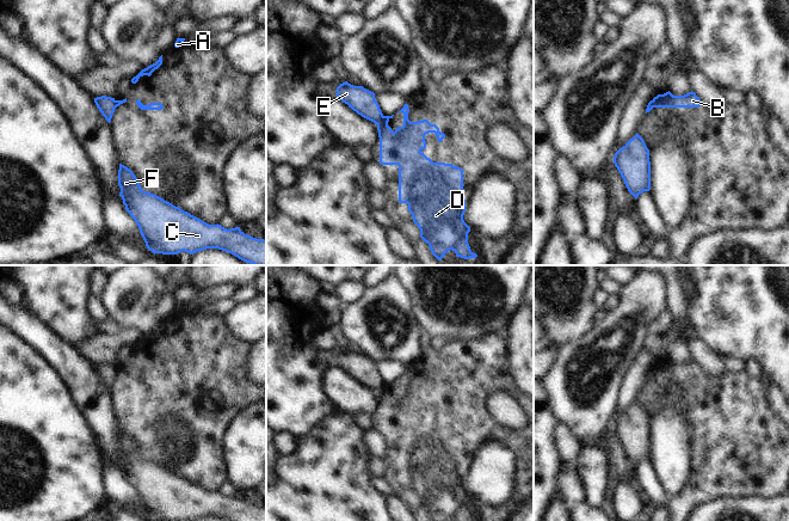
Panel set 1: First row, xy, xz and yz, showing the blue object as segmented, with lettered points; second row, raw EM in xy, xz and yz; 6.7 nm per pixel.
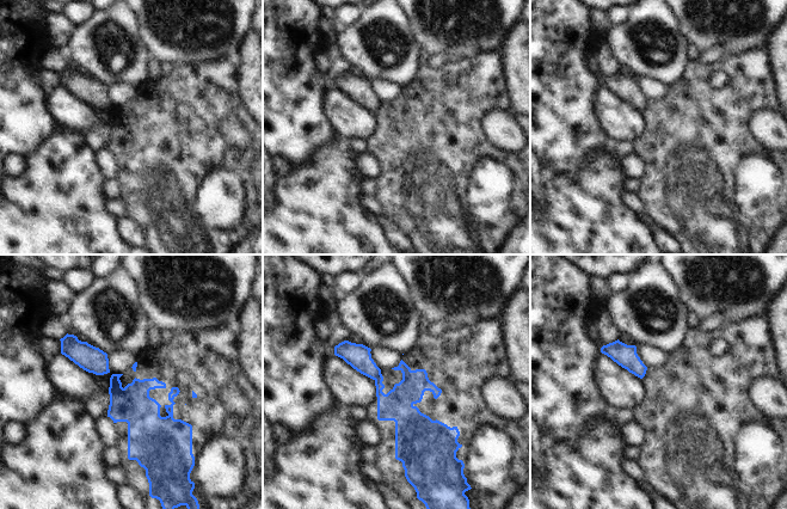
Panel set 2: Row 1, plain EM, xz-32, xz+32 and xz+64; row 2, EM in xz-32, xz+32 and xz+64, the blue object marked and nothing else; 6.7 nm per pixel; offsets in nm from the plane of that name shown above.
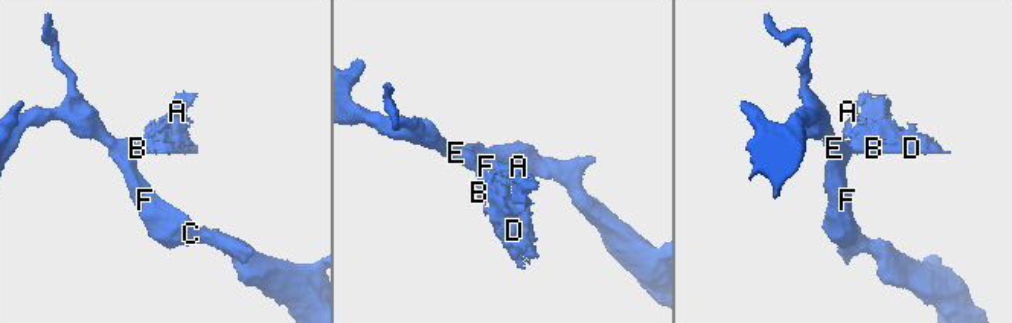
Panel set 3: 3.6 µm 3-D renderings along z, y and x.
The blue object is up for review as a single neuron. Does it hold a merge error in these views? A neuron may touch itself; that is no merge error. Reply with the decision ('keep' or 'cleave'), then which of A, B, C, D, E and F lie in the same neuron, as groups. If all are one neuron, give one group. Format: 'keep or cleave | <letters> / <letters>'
cleave | A B D / C E F

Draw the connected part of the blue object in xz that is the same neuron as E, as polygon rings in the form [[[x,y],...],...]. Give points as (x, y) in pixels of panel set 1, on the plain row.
[[[345,349],[337,355],[337,367],[375,392],[378,392],[383,384],[375,361],[363,354],[353,354]]]

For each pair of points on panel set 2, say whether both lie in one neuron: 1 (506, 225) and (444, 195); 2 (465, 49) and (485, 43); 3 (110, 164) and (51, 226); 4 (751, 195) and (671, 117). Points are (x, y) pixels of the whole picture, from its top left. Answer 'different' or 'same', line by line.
1: same
2: same
3: different
4: same

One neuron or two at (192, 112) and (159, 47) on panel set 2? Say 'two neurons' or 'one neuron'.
two neurons

